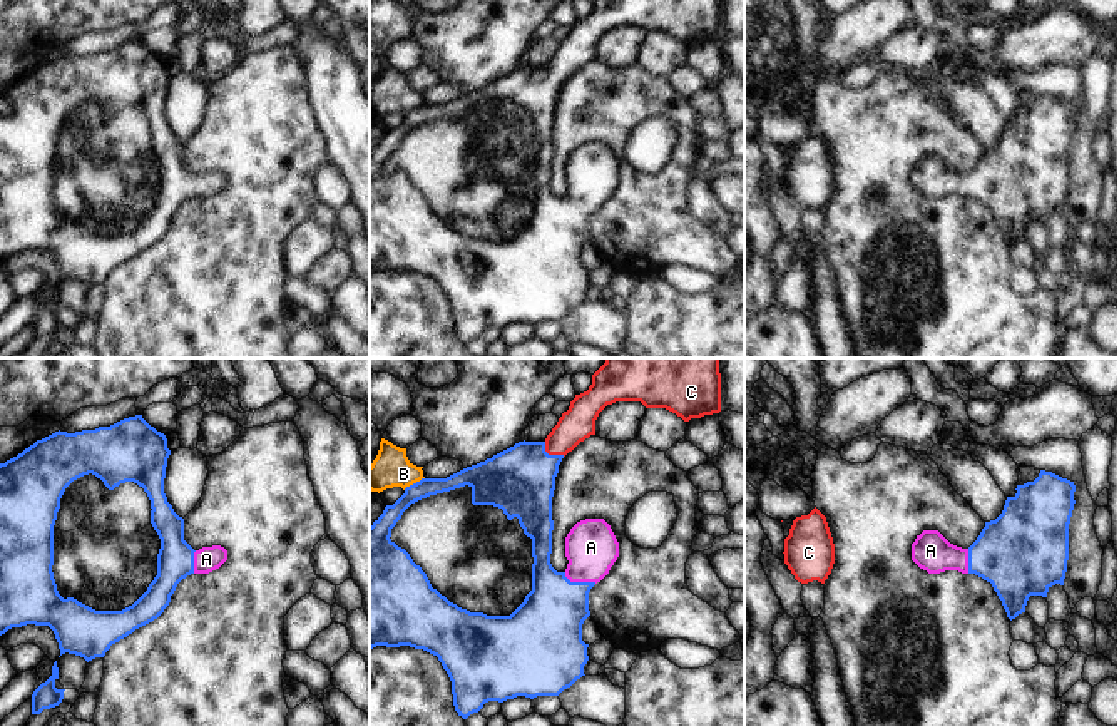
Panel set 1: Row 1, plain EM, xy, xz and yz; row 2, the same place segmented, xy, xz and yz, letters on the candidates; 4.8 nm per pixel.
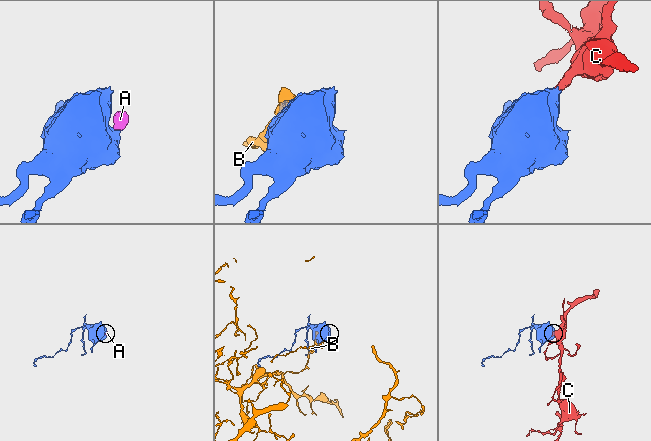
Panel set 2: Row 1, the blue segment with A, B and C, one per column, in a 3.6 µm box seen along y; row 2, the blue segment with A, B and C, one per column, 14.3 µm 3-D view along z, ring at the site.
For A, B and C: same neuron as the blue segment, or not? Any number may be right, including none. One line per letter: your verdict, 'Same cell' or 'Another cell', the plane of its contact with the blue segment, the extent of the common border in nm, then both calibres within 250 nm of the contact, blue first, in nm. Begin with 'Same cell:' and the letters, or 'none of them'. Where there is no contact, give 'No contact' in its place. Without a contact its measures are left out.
Same cell: A, C
A: Same cell. Touches blue in xz. Shared border 170 nm. Thickness 320 nm (blue) against 260 nm
B: Another cell. Touches blue in xz. Shared border 120 nm. Thickness 90 nm (blue) against 180 nm
C: Same cell. Touches blue in xz. Shared border 120 nm. Thickness 340 nm (blue) against 160 nm

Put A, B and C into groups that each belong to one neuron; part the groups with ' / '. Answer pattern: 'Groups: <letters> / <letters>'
Groups: A C / B

